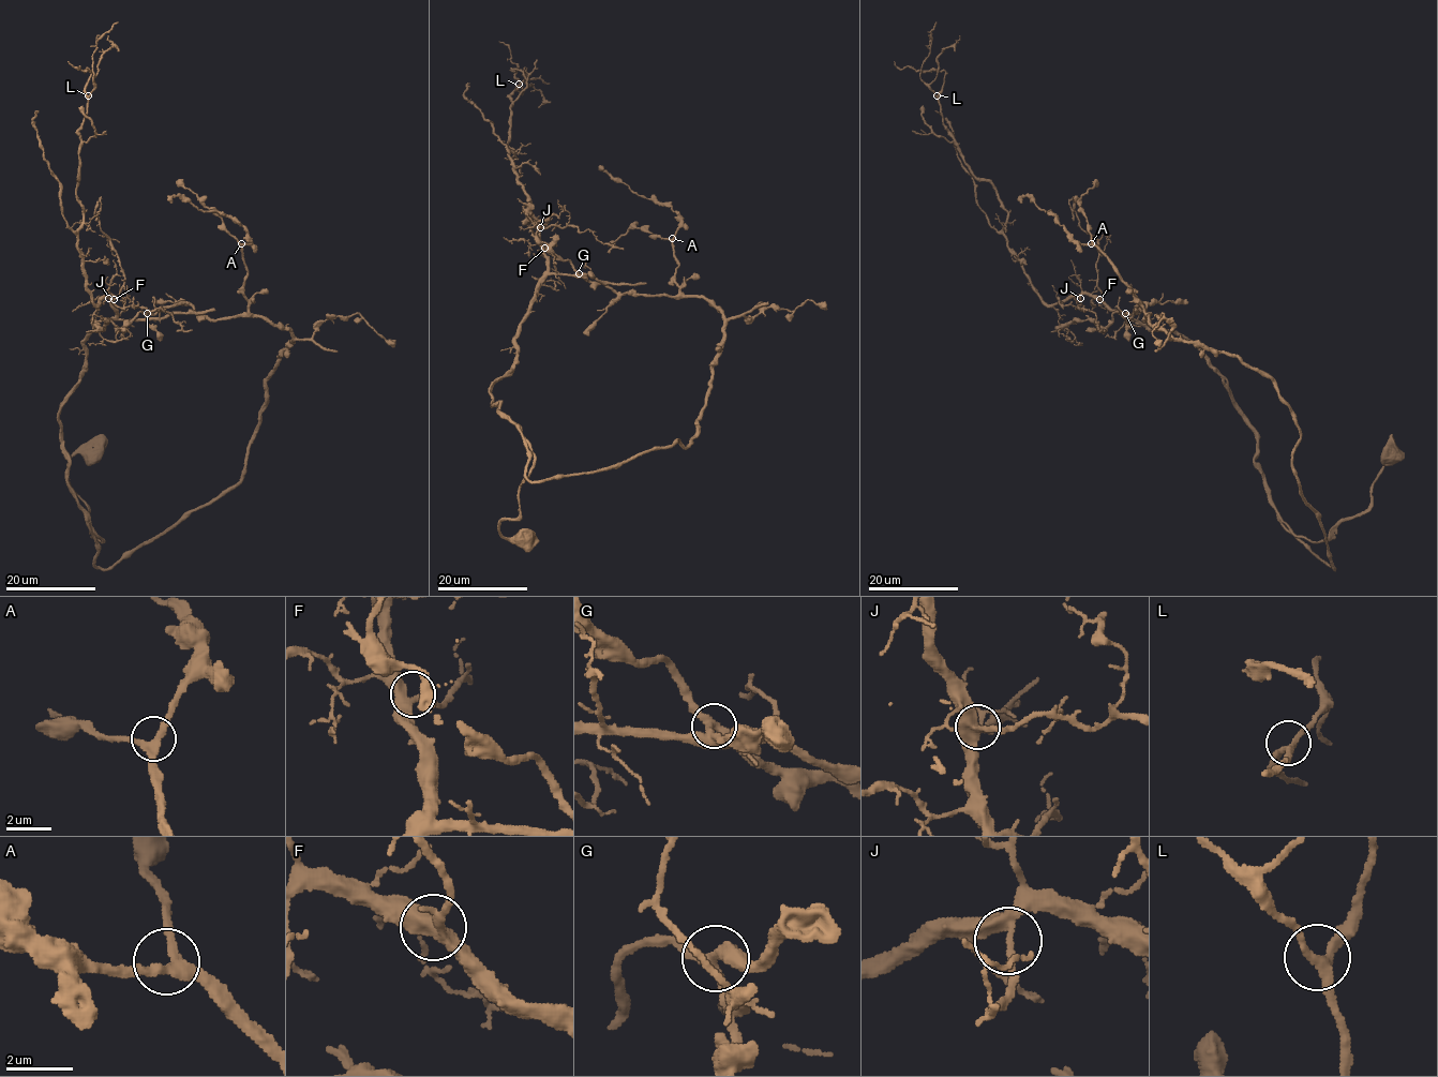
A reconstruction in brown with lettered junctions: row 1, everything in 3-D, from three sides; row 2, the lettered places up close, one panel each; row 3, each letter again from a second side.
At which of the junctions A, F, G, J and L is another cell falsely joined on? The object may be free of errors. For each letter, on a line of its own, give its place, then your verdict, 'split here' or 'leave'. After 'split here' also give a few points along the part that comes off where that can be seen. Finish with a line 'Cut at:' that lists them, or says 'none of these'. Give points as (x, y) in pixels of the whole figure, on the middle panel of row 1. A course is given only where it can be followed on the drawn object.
A: (672, 238) | leave
F: (544, 248) | leave
G: (579, 273) | leave
J: (540, 227) | leave
L: (519, 84) | leave
Cut at: none of these

